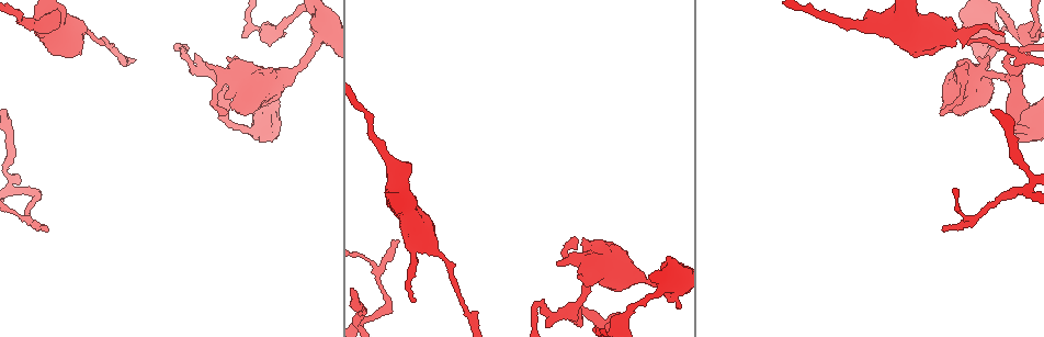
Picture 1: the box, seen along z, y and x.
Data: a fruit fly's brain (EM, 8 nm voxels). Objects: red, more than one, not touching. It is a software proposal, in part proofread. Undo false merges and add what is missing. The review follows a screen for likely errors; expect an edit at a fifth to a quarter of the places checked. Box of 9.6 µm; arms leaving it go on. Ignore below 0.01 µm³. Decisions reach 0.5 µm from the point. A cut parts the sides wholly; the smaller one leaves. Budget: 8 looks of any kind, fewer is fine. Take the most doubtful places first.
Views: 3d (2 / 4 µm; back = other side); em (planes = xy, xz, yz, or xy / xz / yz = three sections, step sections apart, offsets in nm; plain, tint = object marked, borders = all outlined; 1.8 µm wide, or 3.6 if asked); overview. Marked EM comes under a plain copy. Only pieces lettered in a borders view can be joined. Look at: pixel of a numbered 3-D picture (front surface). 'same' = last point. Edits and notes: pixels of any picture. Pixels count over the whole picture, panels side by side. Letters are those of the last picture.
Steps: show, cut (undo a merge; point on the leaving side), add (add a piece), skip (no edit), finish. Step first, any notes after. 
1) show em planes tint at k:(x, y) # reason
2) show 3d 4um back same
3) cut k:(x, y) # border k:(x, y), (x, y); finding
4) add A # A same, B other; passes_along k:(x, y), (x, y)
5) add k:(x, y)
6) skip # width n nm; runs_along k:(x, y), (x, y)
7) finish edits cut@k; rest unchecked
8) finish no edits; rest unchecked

show em xz step 4 tint at 1:(398, 240) # branch stops here

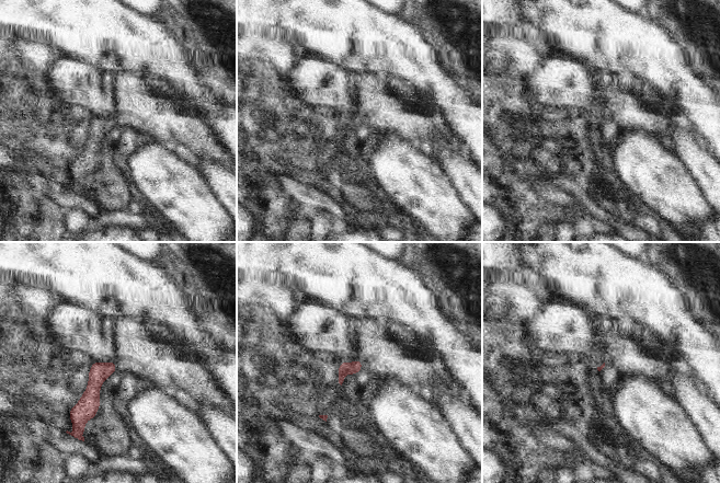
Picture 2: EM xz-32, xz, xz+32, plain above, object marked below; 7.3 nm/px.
show em yz step 4 borders same # cut it another way

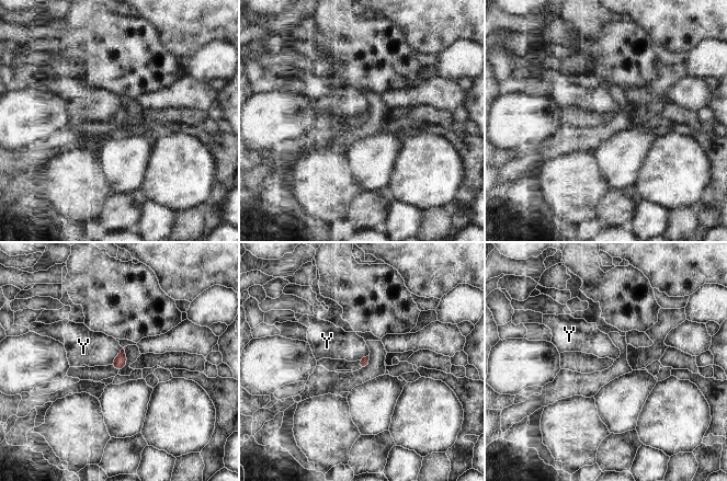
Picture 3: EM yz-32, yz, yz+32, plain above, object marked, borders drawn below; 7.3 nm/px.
skip # longest_contact Y 160 nm; Y other; border 3:(123, 347), (110, 364); none of them fits

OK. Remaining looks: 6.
show 3d 2um at 1:(1010, 77)

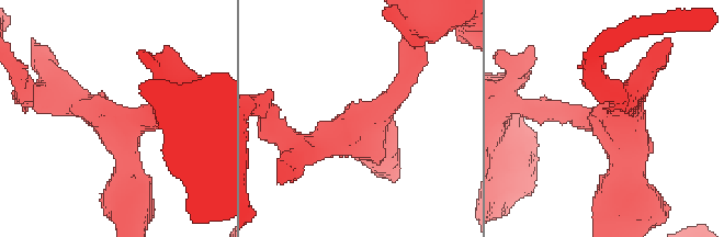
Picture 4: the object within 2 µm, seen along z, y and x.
show em 3.6um planes borders at 4:(131, 126) # arms 4; shape alone is not enough

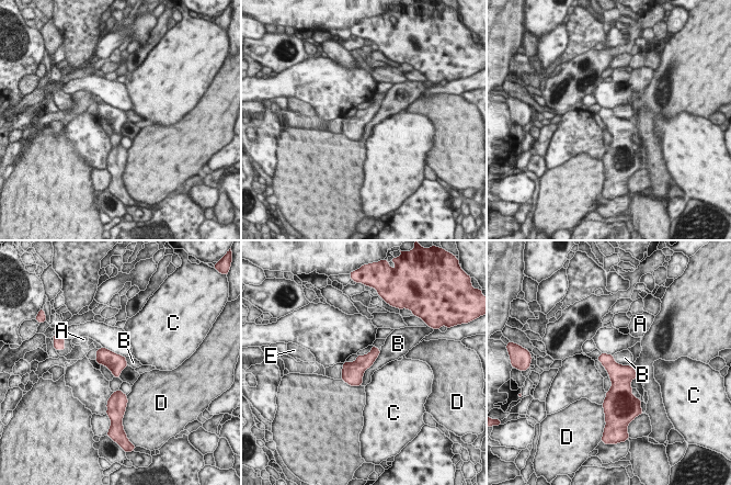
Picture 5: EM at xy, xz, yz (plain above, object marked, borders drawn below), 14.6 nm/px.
skip # A other, B other, C other, D other, E other; border 5:(380, 350), (364, 372), (361, 384); all the same neuron

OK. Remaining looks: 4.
show 3d 4um at 1:(319, 39) # abrupt turn

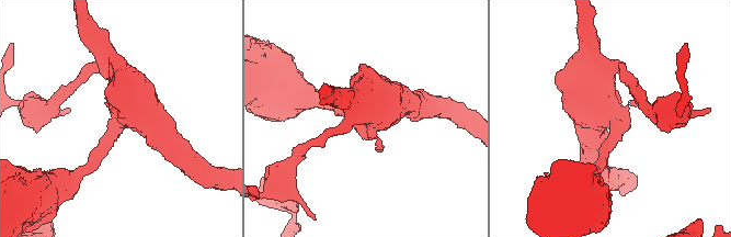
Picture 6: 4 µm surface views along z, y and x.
show em 3.6um xz step 4 borders at 6:(117, 119)

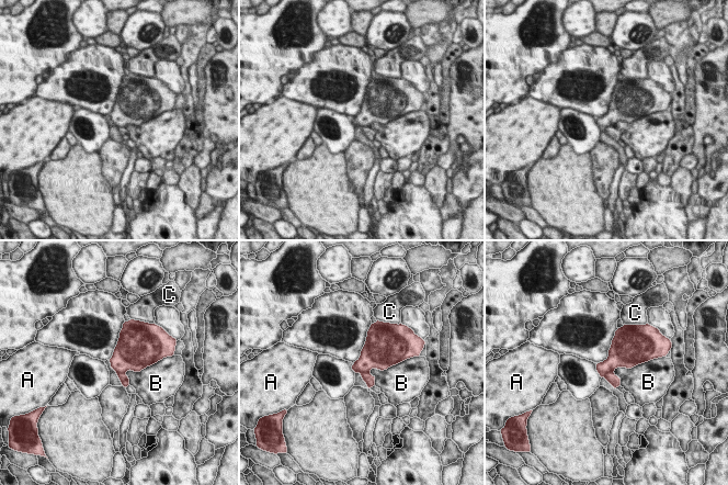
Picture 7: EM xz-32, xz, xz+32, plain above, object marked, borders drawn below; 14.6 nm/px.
cut 7:(616, 358) # width 260 nm; A other, B other, C other; border 7:(612, 371), (604, 374); two neurons meet here

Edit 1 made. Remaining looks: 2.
finish edits cut@7; rest unchecked

